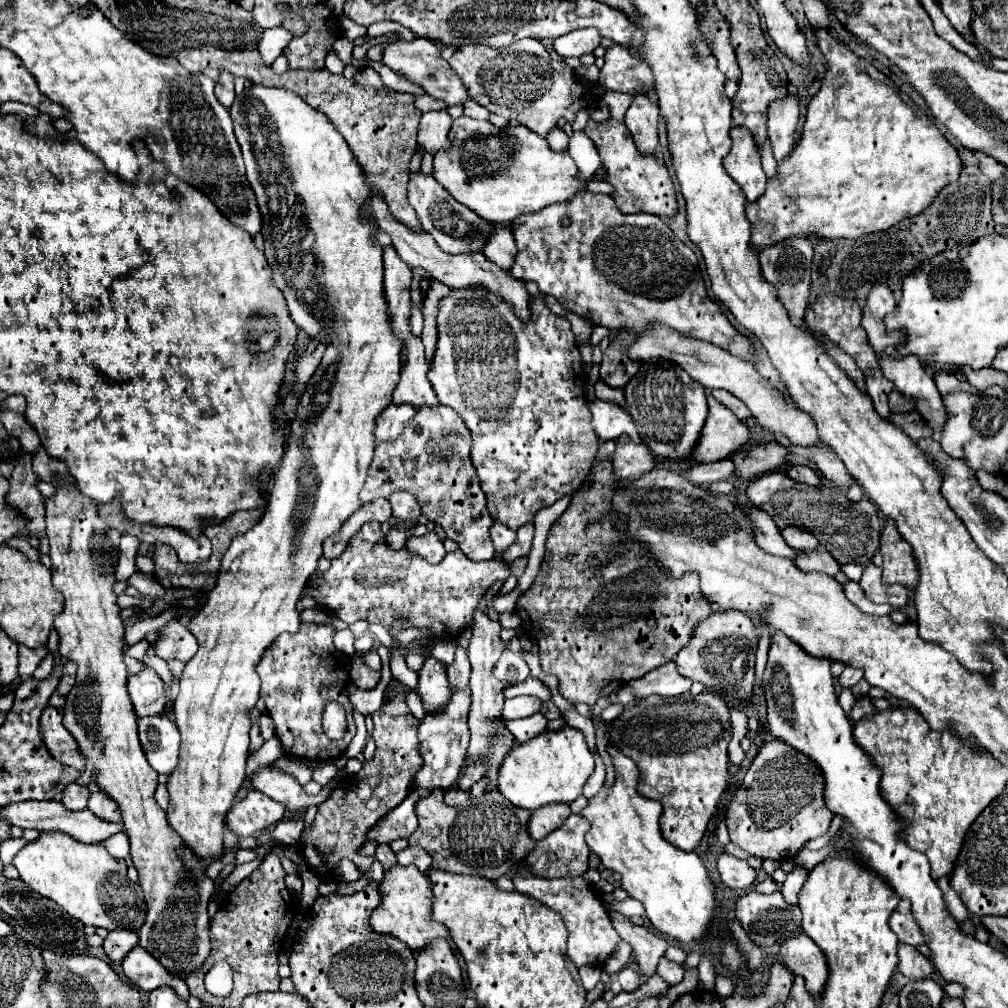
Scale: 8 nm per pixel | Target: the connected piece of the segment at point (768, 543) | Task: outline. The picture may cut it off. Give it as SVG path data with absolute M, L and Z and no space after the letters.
M746 508L752 524L754 524L754 538L756 538L756 544L764 550L764 552L770 552L774 556L782 556L782 558L796 558L800 552L792 546L788 546L782 536L780 536L780 530L778 526L774 524L774 520L758 510L758 508Z

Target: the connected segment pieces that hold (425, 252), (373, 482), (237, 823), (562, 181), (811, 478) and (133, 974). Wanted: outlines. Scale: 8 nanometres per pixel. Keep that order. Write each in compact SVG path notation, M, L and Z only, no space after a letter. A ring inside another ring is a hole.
M372 192L370 212L372 212L378 228L384 230L384 232L388 232L392 236L392 246L396 248L398 256L406 264L410 264L414 268L416 266L422 266L424 270L428 270L428 274L434 280L444 282L450 288L466 288L470 284L474 284L474 286L482 284L484 288L490 288L492 292L498 292L502 298L506 298L512 304L512 308L514 308L514 312L516 312L518 318L522 318L522 320L528 320L530 318L530 306L528 306L530 304L530 294L526 292L524 282L522 280L514 280L506 270L500 270L496 264L492 264L490 260L486 260L486 256L482 252L474 252L474 254L448 254L448 252L444 252L434 242L434 238L428 232L424 232L424 230L422 232L412 232L408 226L404 226L402 222L398 222L390 214L386 202L382 200L382 196L378 192Z
M422 408L398 440L376 446L360 500L370 502L376 498L390 498L394 490L414 494L422 514L426 514L430 522L440 524L446 538L454 540L470 560L480 562L496 556L490 540L492 518L486 512L486 498L474 466L470 464L470 432L452 408Z
M252 790L242 802L236 802L228 816L226 824L236 836L254 836L264 828L278 824L286 814L282 804L276 804L266 794Z
M460 116L452 124L454 144L450 150L434 154L434 178L464 206L474 210L488 222L508 224L520 214L534 214L542 208L568 202L586 190L590 180L604 180L606 170L600 168L592 178L578 178L578 168L568 152L550 150L546 138L522 124L496 128L486 120ZM462 138L462 158L460 158Z
M792 466L788 470L788 476L796 482L804 482L808 486L820 486L820 478L818 474L810 468L810 466Z
M136 946L126 954L122 970L126 978L144 992L152 992L160 986L172 986L182 1000L188 1000L190 996L186 982L172 978L170 972L166 972L166 968L162 968L162 964L158 964L158 960L154 960L154 956L150 956L142 946Z

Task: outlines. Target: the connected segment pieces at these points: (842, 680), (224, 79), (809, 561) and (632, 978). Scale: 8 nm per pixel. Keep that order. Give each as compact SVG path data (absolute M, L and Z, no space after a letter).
M846 668L842 672L842 676L838 678L838 684L840 684L840 688L852 688L860 678L862 678L860 672L850 672L850 668Z
M220 72L222 76L220 76L220 80L216 82L216 98L220 100L220 104L222 106L226 106L226 108L230 108L232 106L232 102L234 102L234 76L230 76L228 72Z
M814 550L814 552L802 552L796 558L796 566L802 572L824 572L828 576L834 576L840 570L840 564L826 552L826 550Z
M626 966L626 968L622 968L618 972L618 982L622 984L622 990L634 992L640 986L640 982L642 982L642 974L634 966Z

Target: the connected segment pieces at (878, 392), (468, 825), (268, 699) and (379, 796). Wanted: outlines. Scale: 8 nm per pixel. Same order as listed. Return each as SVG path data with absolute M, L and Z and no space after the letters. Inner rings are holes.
M866 378L866 386L868 386L868 394L874 402L874 408L880 416L890 416L890 408L888 408L888 394L894 390L894 384L886 378Z
M434 788L428 796L416 802L418 830L410 836L412 846L420 846L432 856L434 870L446 870L454 874L478 874L490 880L508 874L508 870L530 854L534 840L526 832L530 812L514 808L500 792L482 794L468 806L450 808L442 802L444 790Z
M302 622L296 634L280 634L256 664L256 672L262 680L260 698L266 704L266 712L274 720L276 738L288 756L304 756L304 760L312 762L334 760L346 752L344 748L356 732L352 704L346 694L352 664L348 656L334 648L332 638L332 626ZM328 700L340 702L346 710L348 730L342 740L330 740L322 730L322 712Z
M402 692L392 696L378 712L374 712L372 720L374 720L372 736L376 742L374 758L370 762L364 762L362 770L356 776L346 774L340 778L338 786L330 794L330 800L318 806L312 826L304 830L300 836L302 856L318 876L324 874L322 868L328 872L328 866L330 872L334 872L342 858L350 858L362 874L370 870L374 860L360 858L358 850L364 846L368 830L408 796L412 782L410 778L414 776L414 772L418 772L418 766L422 766L422 758L416 754L418 752L416 730L420 720L412 716L406 704L406 696Z

